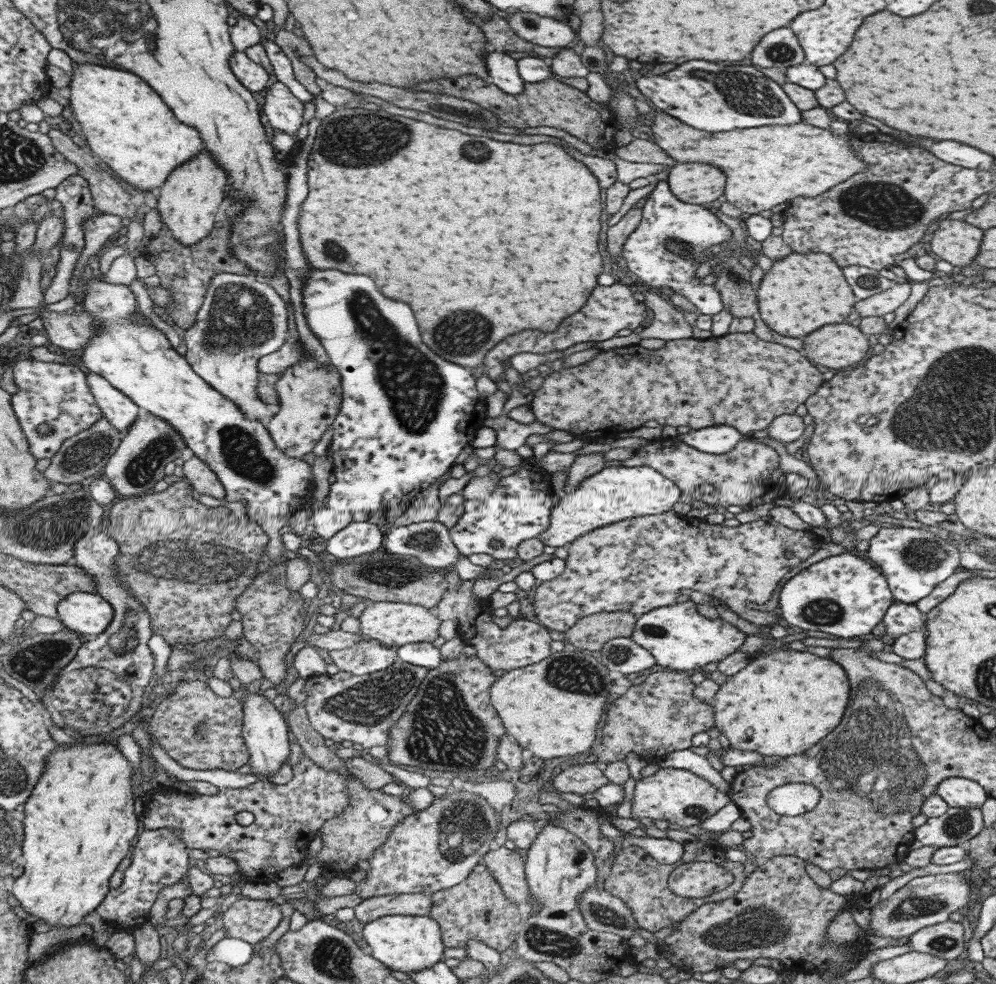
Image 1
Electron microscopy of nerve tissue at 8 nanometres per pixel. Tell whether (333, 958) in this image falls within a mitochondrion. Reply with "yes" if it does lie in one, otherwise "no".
yes

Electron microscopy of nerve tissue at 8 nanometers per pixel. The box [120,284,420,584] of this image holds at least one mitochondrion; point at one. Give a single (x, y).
(241, 450)

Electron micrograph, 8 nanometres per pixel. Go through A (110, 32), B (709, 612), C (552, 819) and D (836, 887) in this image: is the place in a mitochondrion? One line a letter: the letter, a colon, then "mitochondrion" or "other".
A: mitochondrion
B: other
C: other
D: other

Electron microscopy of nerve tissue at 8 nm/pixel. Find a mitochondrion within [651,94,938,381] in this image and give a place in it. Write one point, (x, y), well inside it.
(885, 205)

